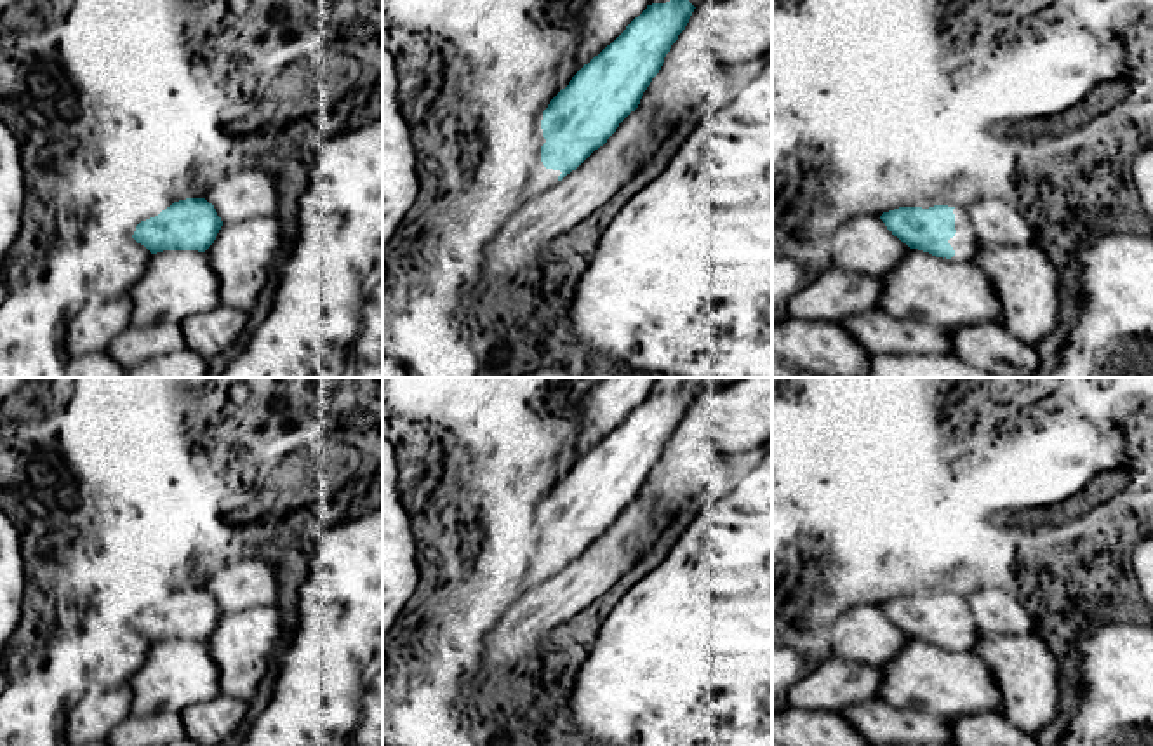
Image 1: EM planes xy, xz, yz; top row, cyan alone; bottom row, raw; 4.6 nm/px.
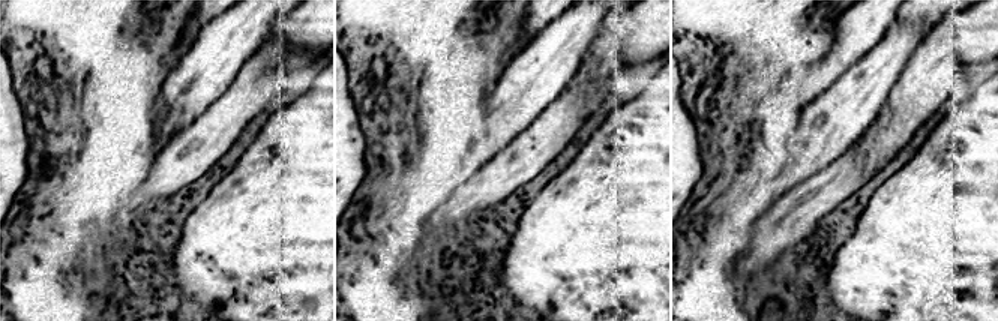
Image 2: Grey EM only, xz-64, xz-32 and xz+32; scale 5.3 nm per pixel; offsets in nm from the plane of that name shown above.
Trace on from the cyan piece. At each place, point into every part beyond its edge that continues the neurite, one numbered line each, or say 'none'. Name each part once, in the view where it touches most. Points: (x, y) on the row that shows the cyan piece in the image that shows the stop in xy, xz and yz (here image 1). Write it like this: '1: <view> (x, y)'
1: yz (966, 246)

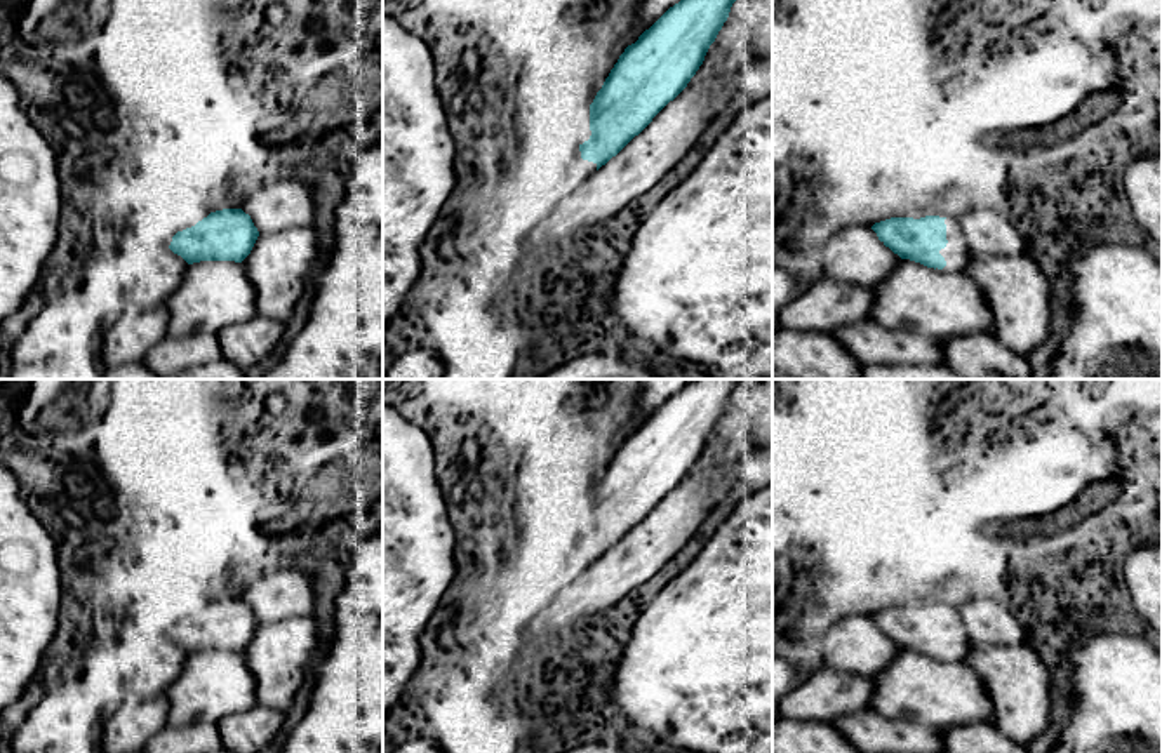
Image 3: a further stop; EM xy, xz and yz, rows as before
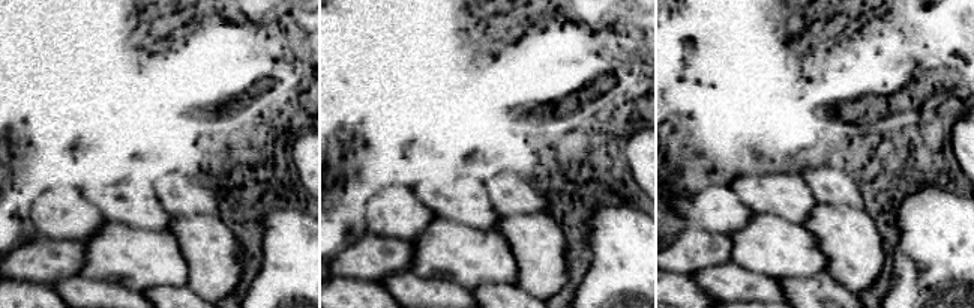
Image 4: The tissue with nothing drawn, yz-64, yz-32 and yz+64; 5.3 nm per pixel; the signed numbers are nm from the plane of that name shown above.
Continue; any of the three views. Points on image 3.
1: yz (957, 256)

